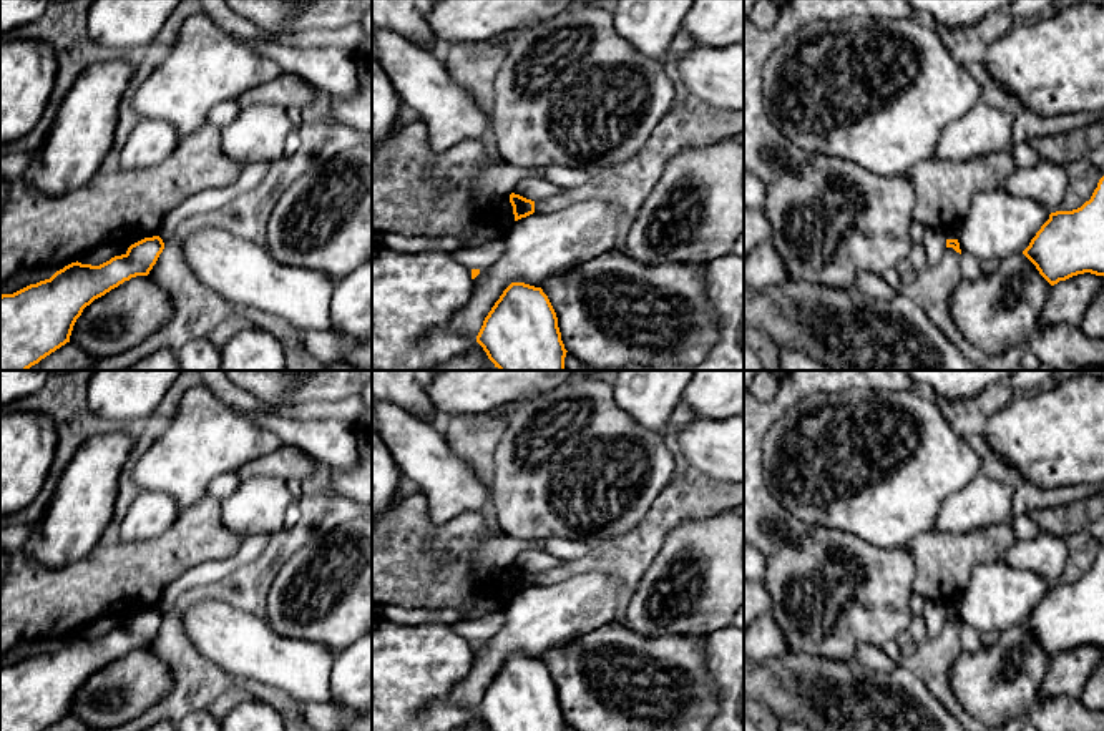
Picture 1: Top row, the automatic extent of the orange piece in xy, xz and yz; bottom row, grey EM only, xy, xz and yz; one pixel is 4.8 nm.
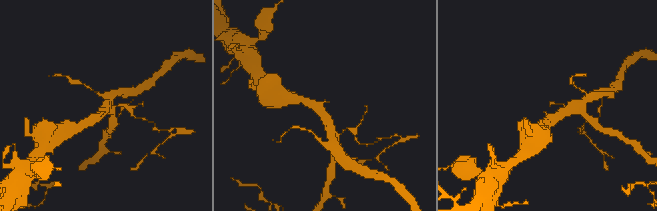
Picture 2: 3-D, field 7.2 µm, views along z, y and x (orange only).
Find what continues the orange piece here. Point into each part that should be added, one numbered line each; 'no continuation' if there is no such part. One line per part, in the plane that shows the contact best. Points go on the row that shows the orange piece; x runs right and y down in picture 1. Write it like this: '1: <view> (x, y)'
no continuation

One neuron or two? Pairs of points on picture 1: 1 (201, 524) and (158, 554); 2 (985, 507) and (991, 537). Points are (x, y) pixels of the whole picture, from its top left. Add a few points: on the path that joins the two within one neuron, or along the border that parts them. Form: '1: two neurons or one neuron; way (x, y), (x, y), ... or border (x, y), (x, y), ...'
1: one neuron; way (191, 534), (168, 554)
2: two neurons; border (1006, 520), (996, 525), (952, 534)

